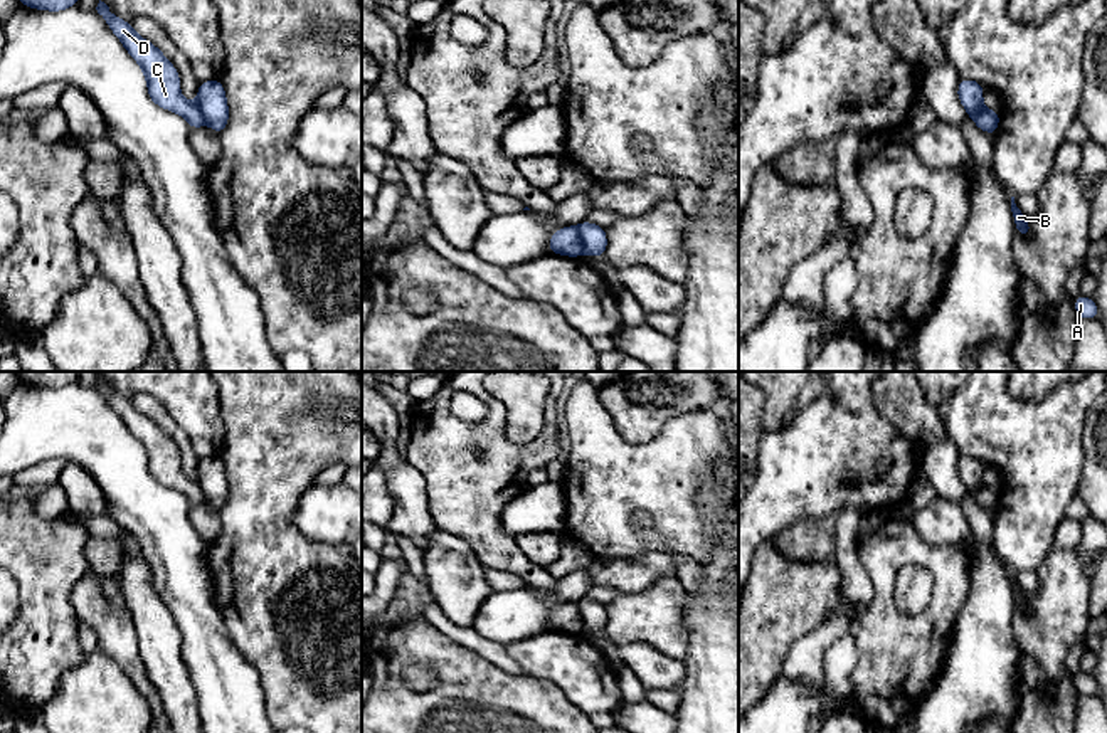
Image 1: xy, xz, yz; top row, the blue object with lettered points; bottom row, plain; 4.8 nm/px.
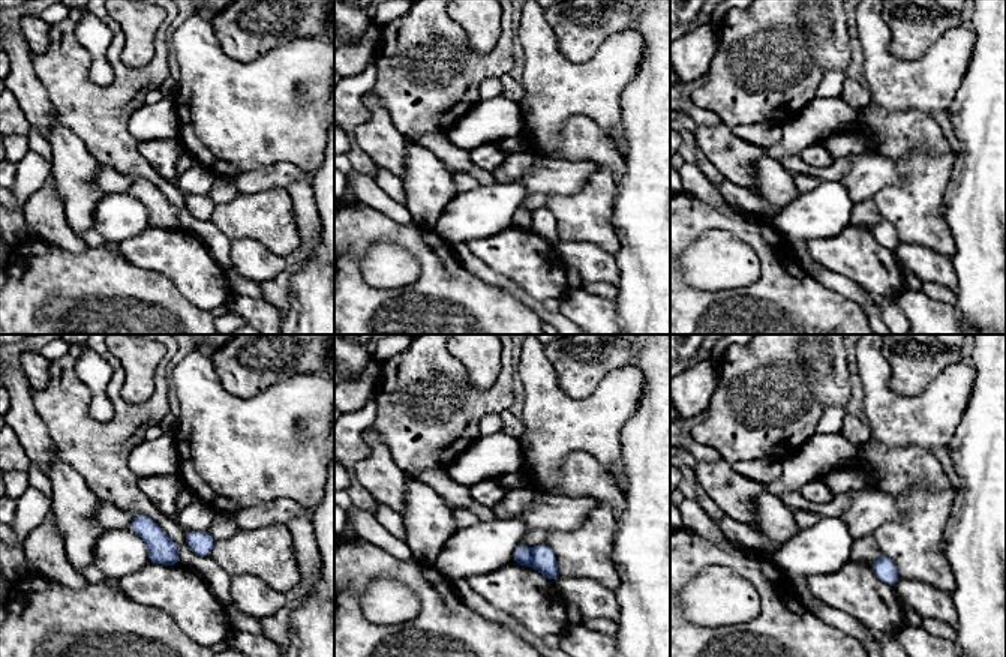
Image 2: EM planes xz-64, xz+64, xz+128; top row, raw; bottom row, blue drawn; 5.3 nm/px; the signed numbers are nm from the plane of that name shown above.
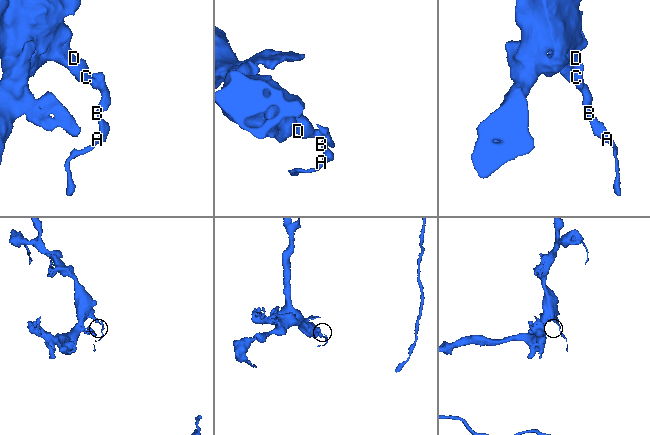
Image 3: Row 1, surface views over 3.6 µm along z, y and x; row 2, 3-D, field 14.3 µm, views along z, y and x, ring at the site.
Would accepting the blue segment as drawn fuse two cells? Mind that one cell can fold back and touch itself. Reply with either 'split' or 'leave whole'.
split

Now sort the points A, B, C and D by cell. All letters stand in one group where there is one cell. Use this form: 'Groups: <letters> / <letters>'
Groups: A B / C D

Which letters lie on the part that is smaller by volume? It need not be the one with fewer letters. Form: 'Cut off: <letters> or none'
Cut off: A, B

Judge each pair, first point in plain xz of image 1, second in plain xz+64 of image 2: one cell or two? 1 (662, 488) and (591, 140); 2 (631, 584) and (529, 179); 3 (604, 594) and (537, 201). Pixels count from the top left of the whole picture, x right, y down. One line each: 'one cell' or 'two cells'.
1: two cells
2: one cell
3: one cell

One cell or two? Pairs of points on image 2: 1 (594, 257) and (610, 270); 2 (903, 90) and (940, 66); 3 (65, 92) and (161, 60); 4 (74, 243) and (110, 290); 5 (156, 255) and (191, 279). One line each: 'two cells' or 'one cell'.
1: one cell
2: one cell
3: one cell
4: two cells
5: one cell

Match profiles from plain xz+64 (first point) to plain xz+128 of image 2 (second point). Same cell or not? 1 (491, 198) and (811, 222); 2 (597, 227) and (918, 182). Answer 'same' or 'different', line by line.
1: same
2: same

